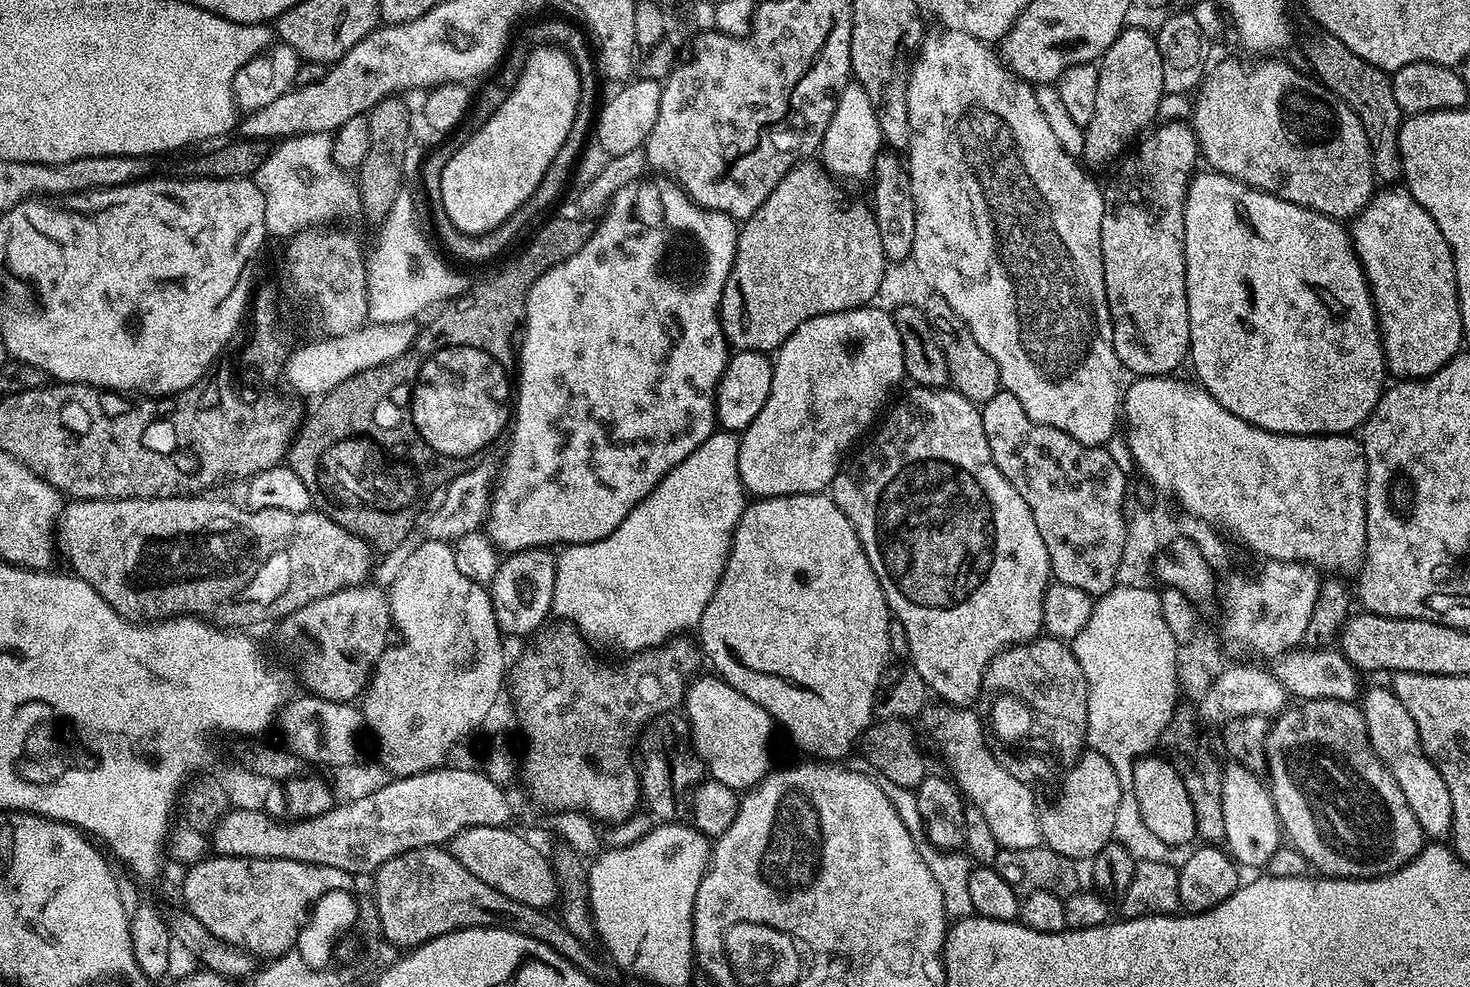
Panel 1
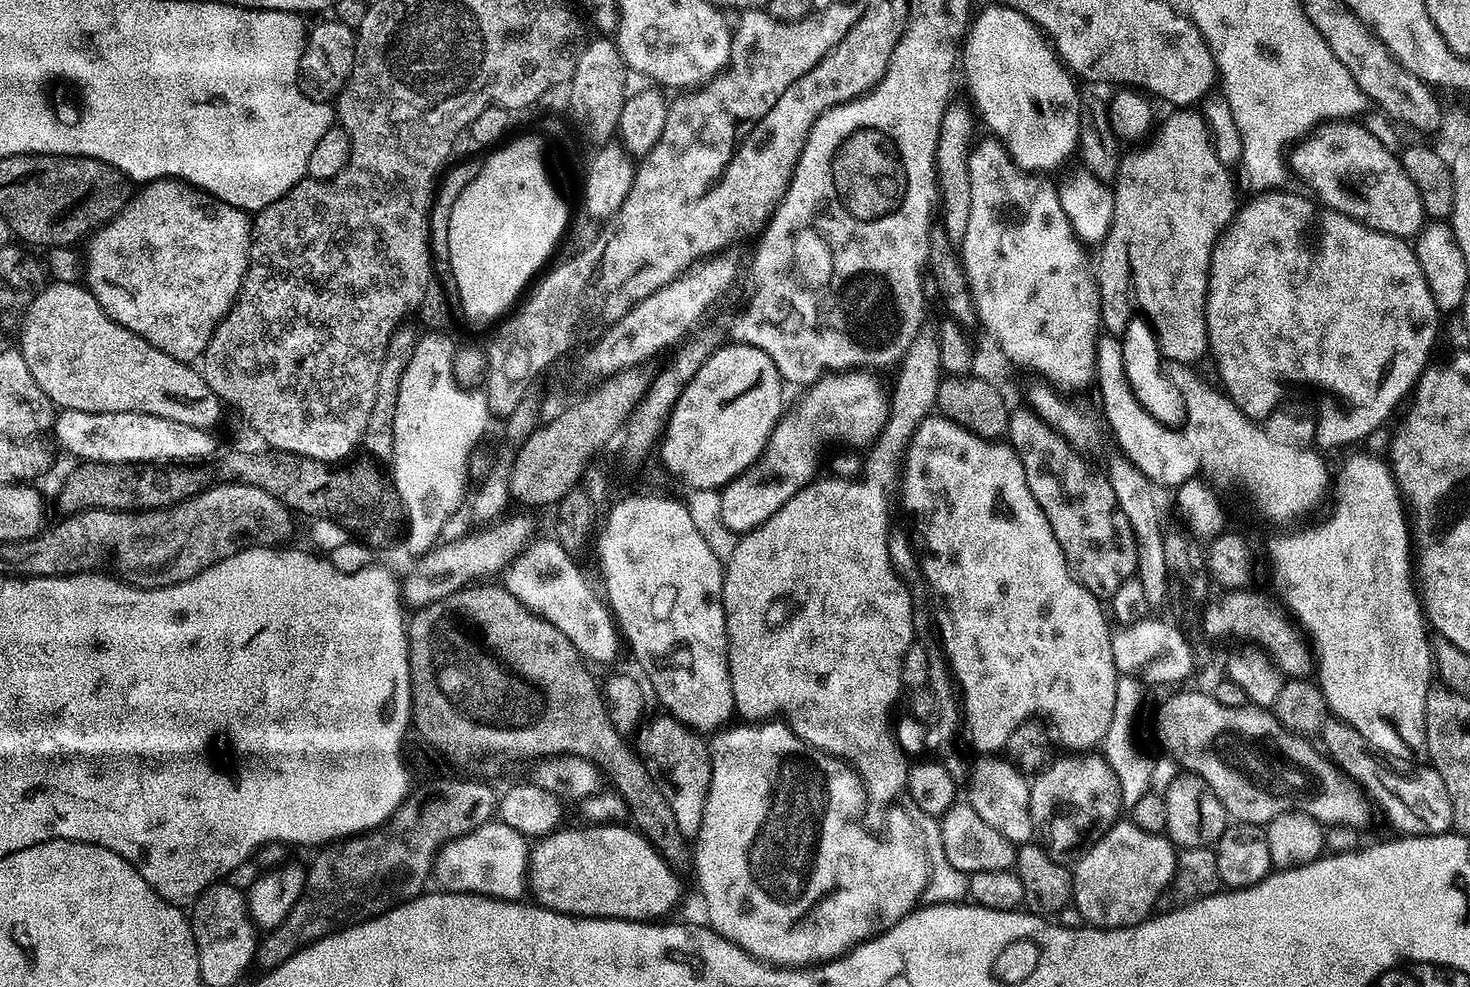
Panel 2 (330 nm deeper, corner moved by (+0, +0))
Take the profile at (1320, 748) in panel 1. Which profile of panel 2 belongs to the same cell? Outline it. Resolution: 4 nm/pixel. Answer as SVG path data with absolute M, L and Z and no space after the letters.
M1191 690L1192 692L1180 692L1177 696L1172 696L1160 709L1156 712L1156 732L1160 735L1160 740L1164 743L1164 748L1181 764L1185 773L1202 778L1210 786L1210 790L1214 790L1214 794L1218 798L1218 802L1222 802L1222 806L1228 811L1229 817L1233 821L1241 824L1259 824L1266 826L1278 814L1283 812L1305 812L1310 814L1321 824L1327 826L1329 824L1345 824L1350 828L1357 830L1363 829L1363 824L1372 816L1372 808L1374 812L1374 804L1370 799L1368 792L1364 790L1356 781L1345 773L1329 758L1323 751L1320 752L1311 744L1311 739L1305 738L1303 735L1291 732L1284 728L1283 725L1275 718L1273 713L1264 706L1249 706L1246 708L1235 708L1234 706L1222 706L1222 702L1218 702L1211 694L1199 690Z

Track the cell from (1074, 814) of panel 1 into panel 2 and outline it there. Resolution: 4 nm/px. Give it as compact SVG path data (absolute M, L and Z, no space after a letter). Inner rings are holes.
M1092 750L1064 755L1068 756L1062 757L1061 760L1060 757L1053 759L1030 784L1032 818L1033 821L1039 822L1034 828L1035 835L1050 854L1050 858L1061 862L1067 861L1067 856L1083 856L1108 833L1113 824L1117 823L1121 815L1119 812L1122 812L1118 778L1114 770L1110 770L1103 755ZM1056 804L1060 807L1057 816Z

